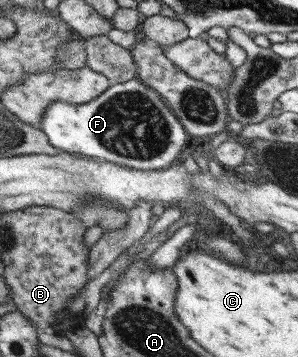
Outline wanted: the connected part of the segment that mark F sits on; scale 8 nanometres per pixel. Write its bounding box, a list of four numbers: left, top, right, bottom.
[38,77,188,170]

